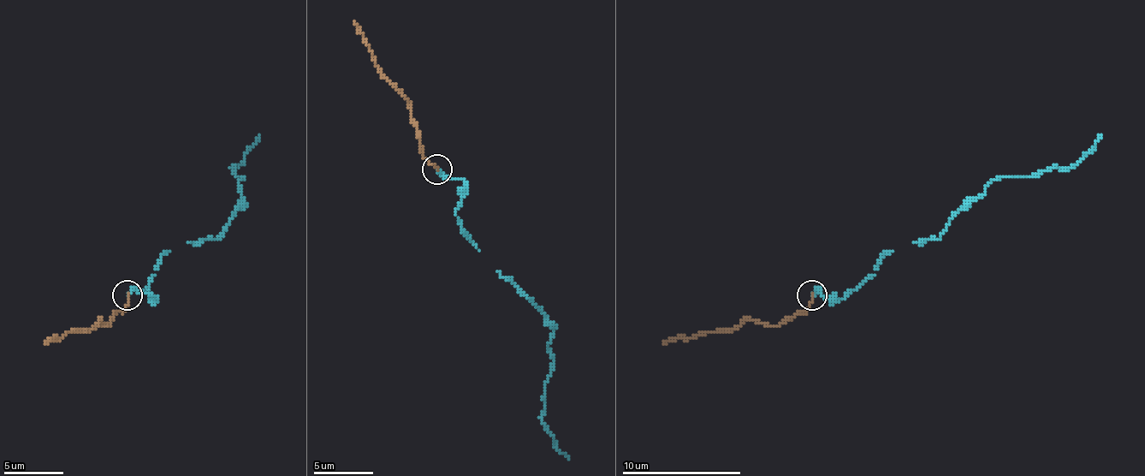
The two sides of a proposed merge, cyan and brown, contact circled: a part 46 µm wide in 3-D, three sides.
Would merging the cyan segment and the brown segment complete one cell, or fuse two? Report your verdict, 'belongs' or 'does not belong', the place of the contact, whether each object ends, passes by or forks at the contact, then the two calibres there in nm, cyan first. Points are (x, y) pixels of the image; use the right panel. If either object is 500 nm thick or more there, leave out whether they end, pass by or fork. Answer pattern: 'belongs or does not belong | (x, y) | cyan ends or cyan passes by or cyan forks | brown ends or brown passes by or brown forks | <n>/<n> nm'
belongs | (811, 295) | cyan ends | brown ends | 220/140 nm

